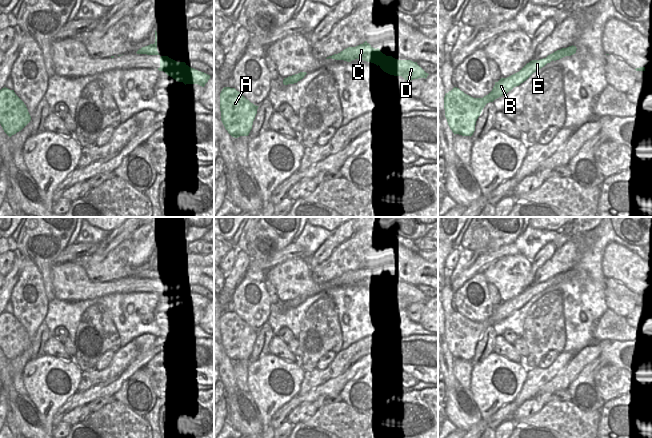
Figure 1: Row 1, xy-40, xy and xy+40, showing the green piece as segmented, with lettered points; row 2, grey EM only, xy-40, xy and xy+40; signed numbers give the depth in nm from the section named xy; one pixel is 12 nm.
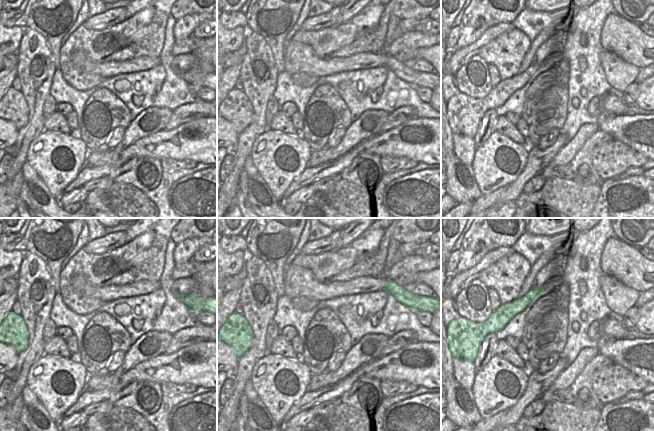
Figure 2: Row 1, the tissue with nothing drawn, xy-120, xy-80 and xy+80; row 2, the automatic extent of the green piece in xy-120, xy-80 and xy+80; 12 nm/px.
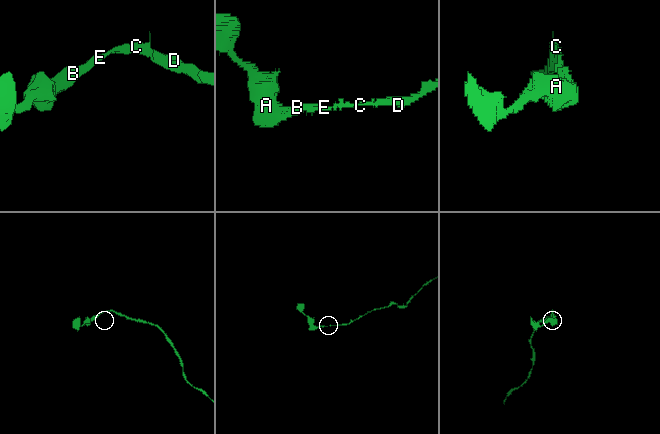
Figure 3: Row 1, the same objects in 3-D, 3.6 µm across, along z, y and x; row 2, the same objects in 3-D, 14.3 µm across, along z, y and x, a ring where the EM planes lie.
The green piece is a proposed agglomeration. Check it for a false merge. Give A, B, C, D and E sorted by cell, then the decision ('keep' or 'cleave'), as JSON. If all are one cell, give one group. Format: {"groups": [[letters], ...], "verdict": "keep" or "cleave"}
{"groups": [["A", "B", "C", "E"], ["D"]], "verdict": "cleave"}

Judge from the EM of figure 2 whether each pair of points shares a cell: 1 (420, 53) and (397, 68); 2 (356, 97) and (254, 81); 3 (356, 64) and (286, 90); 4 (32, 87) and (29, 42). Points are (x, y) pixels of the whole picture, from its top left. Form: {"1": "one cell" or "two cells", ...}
{"1": "two cells", "2": "two cells", "3": "two cells", "4": "one cell"}

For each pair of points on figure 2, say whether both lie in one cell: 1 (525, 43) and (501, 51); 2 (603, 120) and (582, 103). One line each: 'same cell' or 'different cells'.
1: same cell
2: different cells

